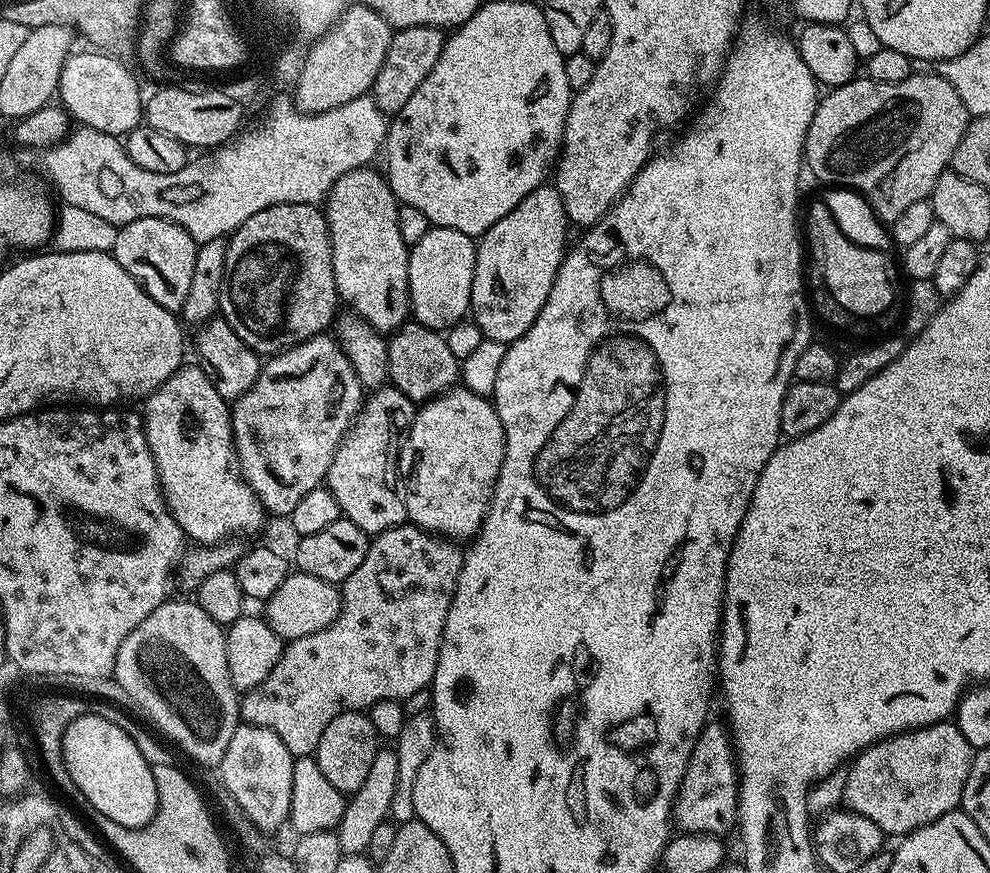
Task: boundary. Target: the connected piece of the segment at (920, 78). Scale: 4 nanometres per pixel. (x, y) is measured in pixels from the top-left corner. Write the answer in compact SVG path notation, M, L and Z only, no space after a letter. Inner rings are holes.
M913 74L910 78L906 78L906 82L894 82L893 84L857 78L851 80L849 84L831 89L824 95L819 97L814 110L814 118L810 122L810 130L806 134L804 159L807 171L809 168L821 180L821 185L854 189L855 192L866 198L866 202L875 210L877 216L885 222L898 218L898 214L902 214L902 210L907 210L912 203L922 202L931 197L934 182L938 182L938 178L943 172L949 171L954 150L958 150L958 142L962 142L962 134L966 134L968 129L970 117L966 106L962 106L962 98L958 98L957 92L954 91L954 86L950 86L950 82L946 82L946 78L938 78L931 74Z

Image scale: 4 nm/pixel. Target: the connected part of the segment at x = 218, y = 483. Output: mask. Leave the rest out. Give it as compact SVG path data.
M191 363L170 374L142 404L146 442L164 489L164 501L185 537L197 545L219 544L239 537L239 532L252 536L263 526L266 513L240 474L232 445L229 401L214 390L212 377Z

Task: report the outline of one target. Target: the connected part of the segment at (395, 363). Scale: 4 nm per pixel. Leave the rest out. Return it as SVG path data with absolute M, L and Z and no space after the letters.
M405 322L388 340L388 378L391 387L396 388L411 402L427 402L447 392L460 380L461 361L450 354L443 335L437 329L424 324Z

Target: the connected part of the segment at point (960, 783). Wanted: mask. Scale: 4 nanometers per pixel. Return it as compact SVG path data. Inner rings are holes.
M955 722L928 724L925 728L912 728L897 736L888 736L877 744L871 744L863 752L856 753L847 765L843 807L849 812L862 814L862 818L870 818L870 822L874 822L874 826L878 826L889 837L903 838L909 832L942 818L942 814L957 811L961 807L960 799L970 774L973 755L974 749L970 742L966 742Z

